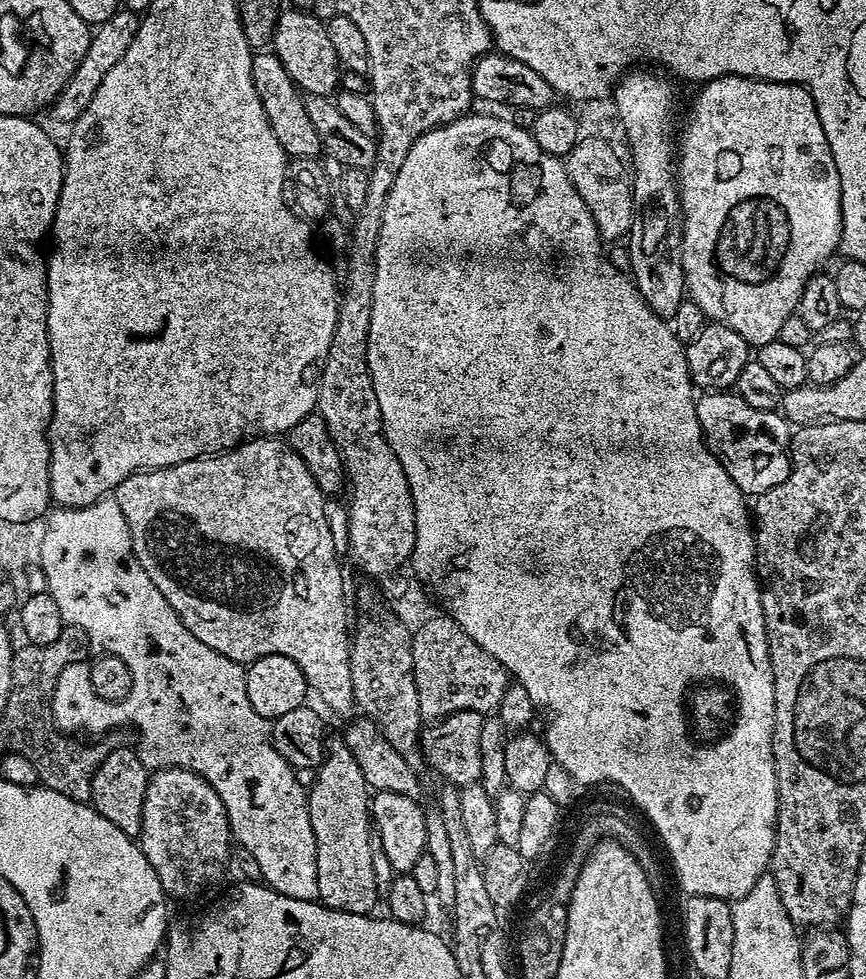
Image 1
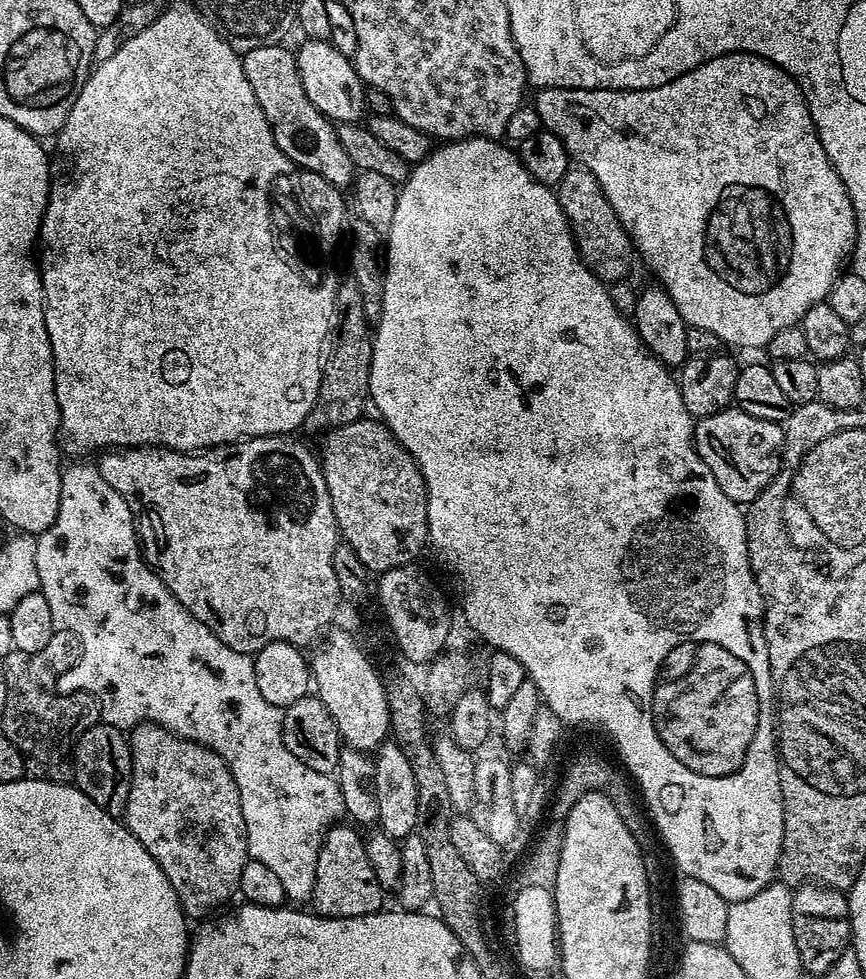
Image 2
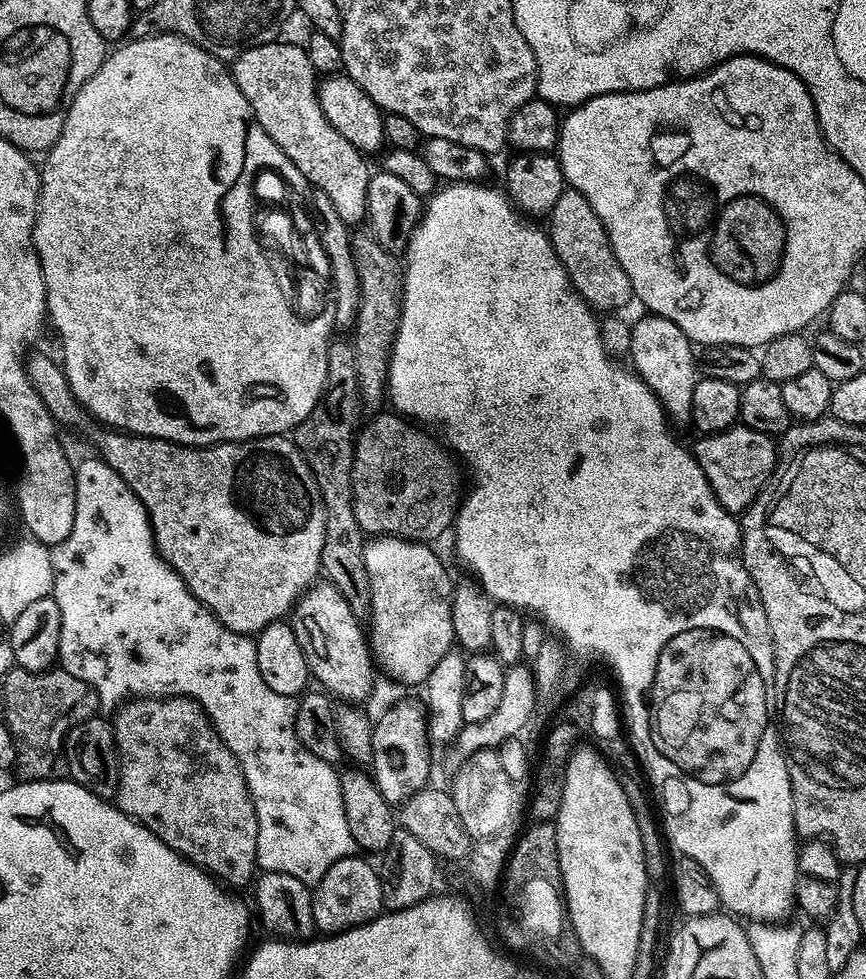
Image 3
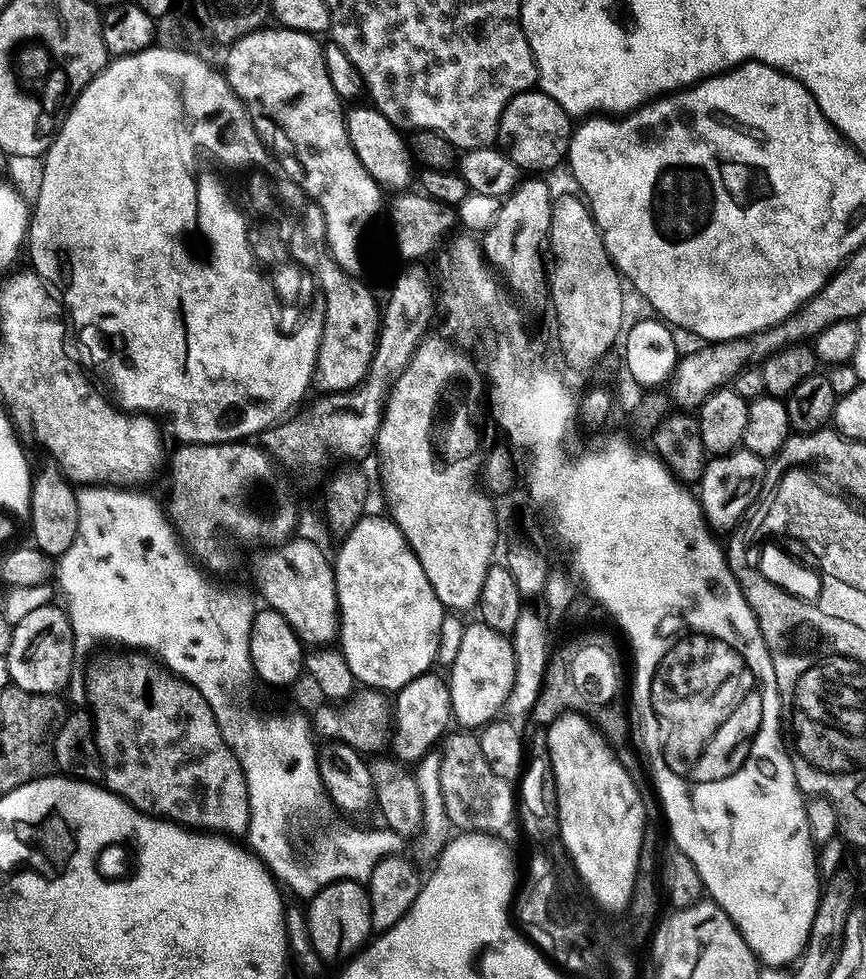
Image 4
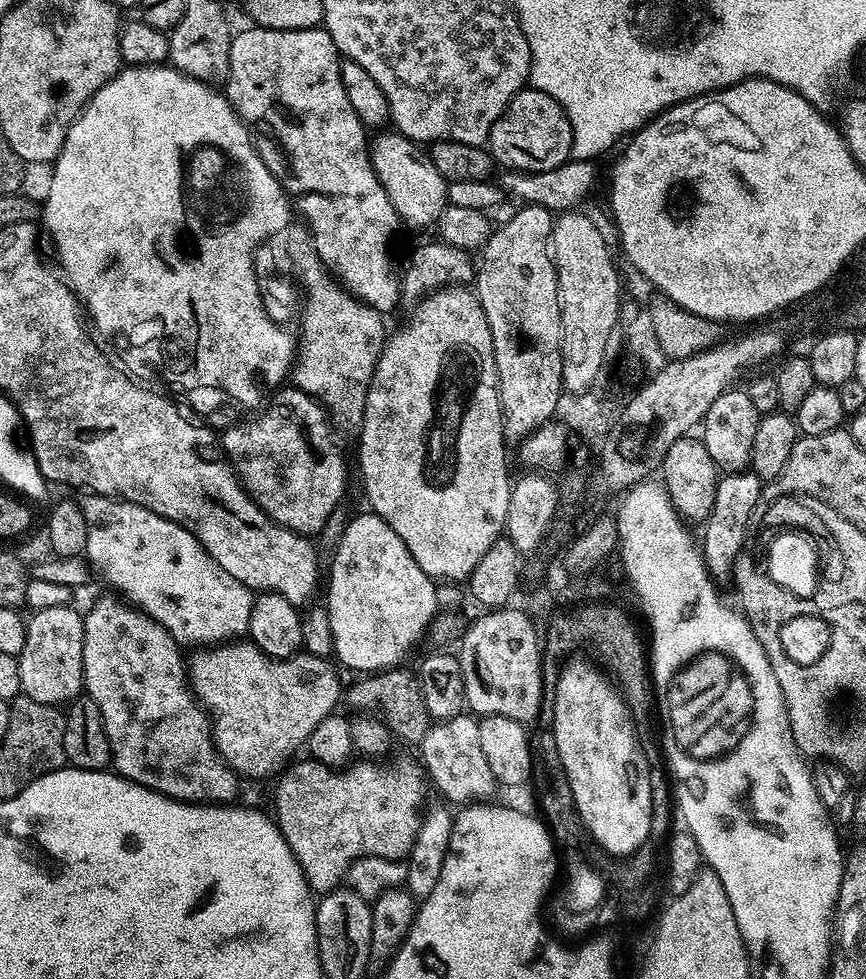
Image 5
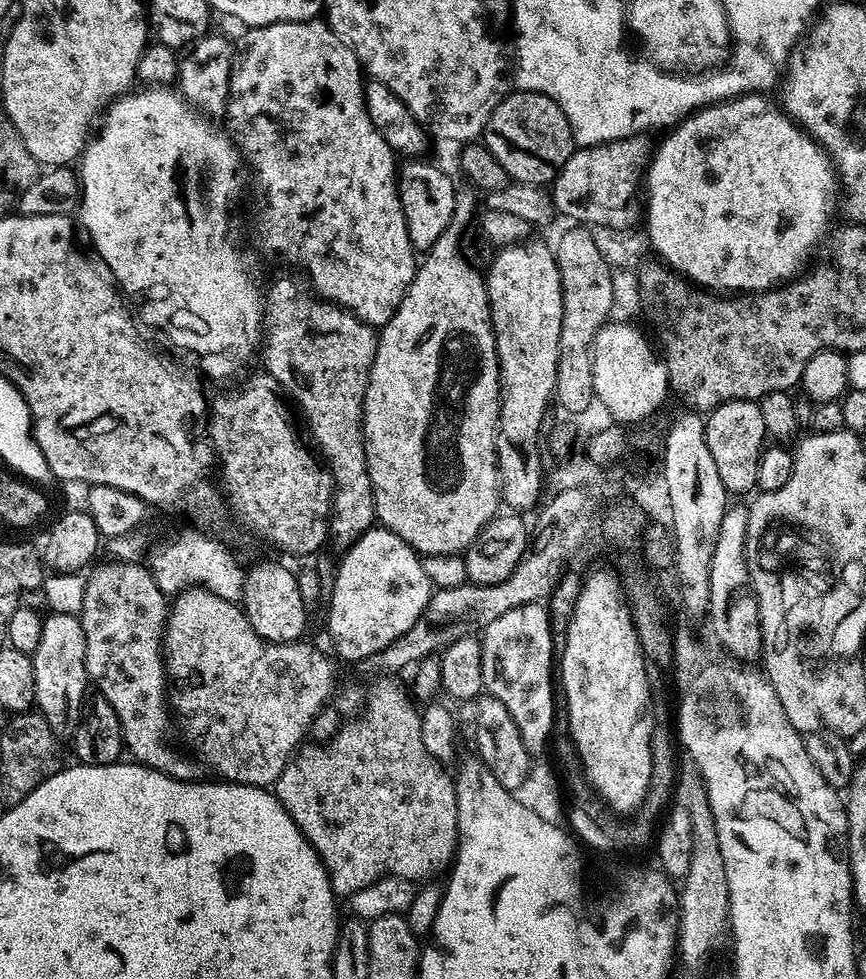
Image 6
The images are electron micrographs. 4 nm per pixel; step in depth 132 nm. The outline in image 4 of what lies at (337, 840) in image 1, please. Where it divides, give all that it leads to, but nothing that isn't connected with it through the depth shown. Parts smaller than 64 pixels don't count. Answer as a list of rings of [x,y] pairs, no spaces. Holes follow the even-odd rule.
[[[359,880],[334,881],[317,896],[311,897],[306,909],[310,938],[313,939],[315,950],[325,962],[347,961],[369,943],[370,937],[373,935],[368,889]]]

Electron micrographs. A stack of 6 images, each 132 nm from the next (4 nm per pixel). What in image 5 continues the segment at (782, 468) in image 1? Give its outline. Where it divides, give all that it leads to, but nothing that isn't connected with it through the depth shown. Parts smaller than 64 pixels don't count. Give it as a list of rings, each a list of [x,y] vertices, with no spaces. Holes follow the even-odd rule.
[[[750,470],[730,472],[717,479],[714,506],[710,510],[708,519],[702,524],[704,564],[715,577],[733,575],[736,559],[745,546],[744,539],[748,534],[748,523],[752,520],[752,511],[760,497],[761,487],[762,482]]]

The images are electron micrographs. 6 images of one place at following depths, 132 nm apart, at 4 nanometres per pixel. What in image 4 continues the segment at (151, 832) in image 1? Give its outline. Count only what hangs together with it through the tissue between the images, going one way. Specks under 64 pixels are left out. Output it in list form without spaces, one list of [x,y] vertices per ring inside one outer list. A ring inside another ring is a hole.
[[[128,654],[125,660],[116,660],[109,668],[104,668],[96,677],[93,678],[92,682],[88,686],[88,704],[87,707],[90,709],[92,714],[92,723],[96,726],[96,744],[100,748],[100,762],[104,766],[104,774],[102,777],[103,783],[106,785],[108,791],[114,793],[115,796],[120,796],[128,804],[134,805],[139,812],[145,812],[147,816],[155,816],[161,820],[171,820],[173,824],[182,824],[189,830],[199,830],[207,834],[219,834],[227,838],[240,838],[245,835],[248,831],[248,823],[250,822],[250,802],[248,801],[248,787],[246,786],[246,778],[244,777],[244,771],[242,766],[238,762],[238,758],[234,754],[234,750],[230,750],[230,746],[226,742],[226,738],[222,738],[222,730],[218,726],[218,722],[214,718],[214,710],[206,702],[206,698],[202,698],[202,694],[197,688],[190,682],[186,682],[180,676],[177,676],[175,672],[169,672],[163,664],[152,659],[146,654]]]

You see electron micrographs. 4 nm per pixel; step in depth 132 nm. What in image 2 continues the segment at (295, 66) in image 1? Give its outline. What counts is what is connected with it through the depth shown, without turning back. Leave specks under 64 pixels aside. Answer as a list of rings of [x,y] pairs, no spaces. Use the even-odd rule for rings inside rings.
[[[305,39],[303,43],[300,49],[295,49],[294,55],[306,98],[310,98],[317,110],[337,125],[363,121],[368,107],[367,91],[355,63],[327,40]]]

